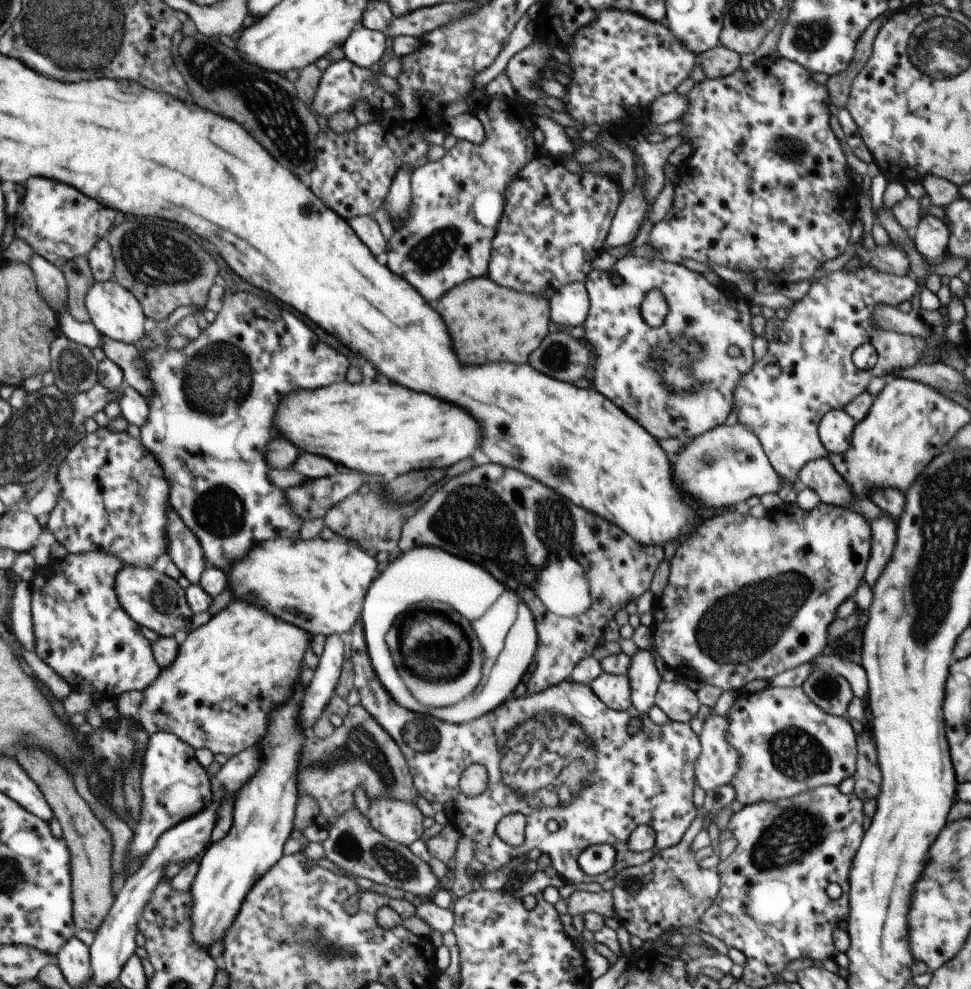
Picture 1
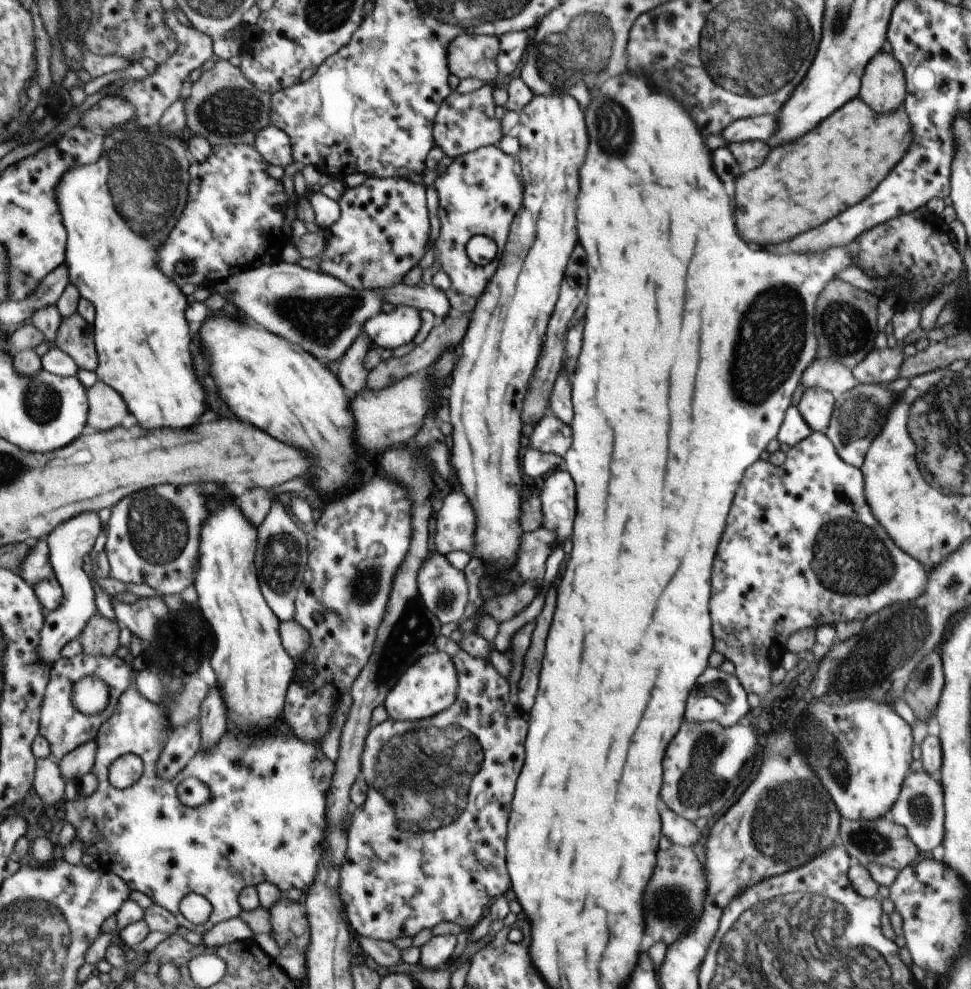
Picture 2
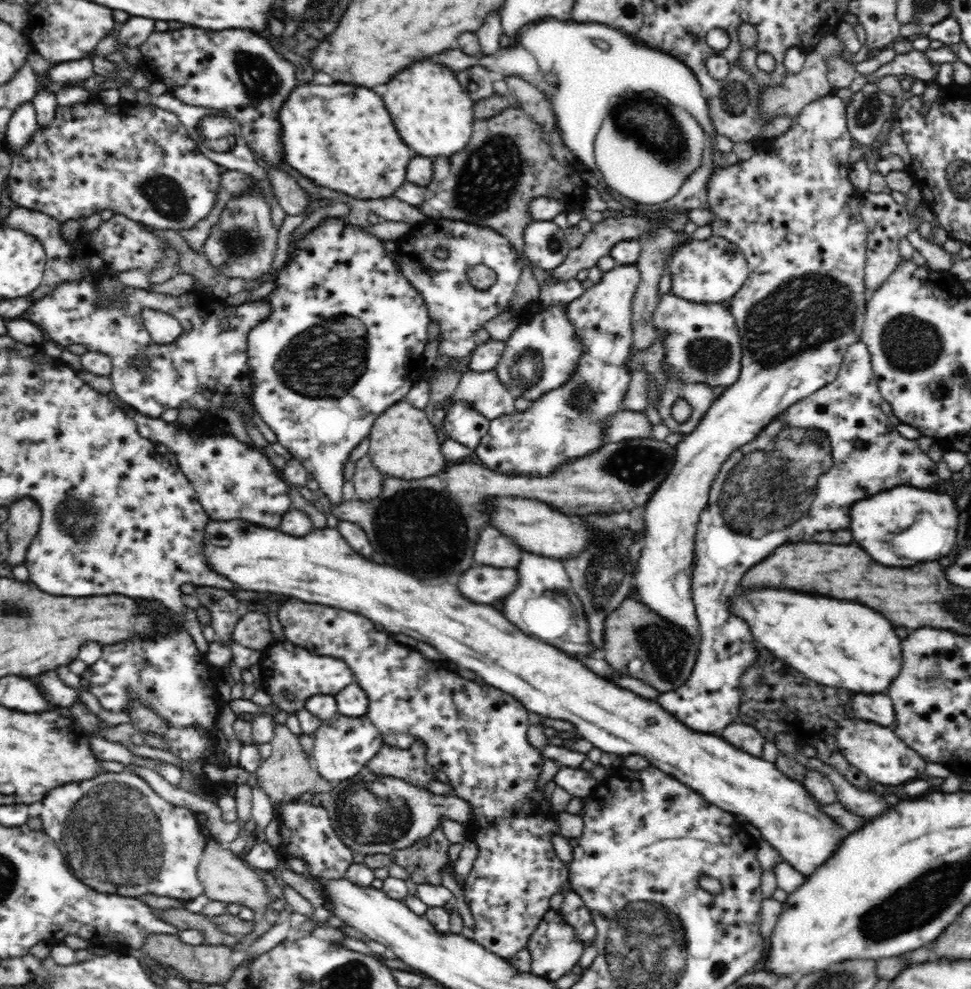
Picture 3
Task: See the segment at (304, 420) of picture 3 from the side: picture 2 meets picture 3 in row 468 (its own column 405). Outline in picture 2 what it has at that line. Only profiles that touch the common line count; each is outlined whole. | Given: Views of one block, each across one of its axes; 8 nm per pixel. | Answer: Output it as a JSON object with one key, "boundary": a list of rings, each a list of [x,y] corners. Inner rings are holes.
{"boundary":[[[400,305],[389,314],[380,312],[368,319],[363,330],[367,332],[371,342],[378,344],[380,348],[394,350],[398,346],[412,342],[420,326],[420,311]]]}

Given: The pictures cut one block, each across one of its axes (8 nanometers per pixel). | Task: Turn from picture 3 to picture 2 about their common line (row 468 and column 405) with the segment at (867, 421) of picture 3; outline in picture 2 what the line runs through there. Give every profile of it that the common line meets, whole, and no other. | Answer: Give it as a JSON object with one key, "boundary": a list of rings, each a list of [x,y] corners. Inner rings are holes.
{"boundary":[[[460,649],[451,659],[457,672],[457,693],[456,700],[447,709],[442,709],[430,718],[415,721],[395,721],[389,718],[370,729],[365,738],[361,754],[361,777],[366,784],[367,797],[364,804],[350,814],[345,860],[340,866],[339,874],[345,918],[358,936],[392,942],[404,936],[413,937],[424,928],[432,929],[440,922],[454,922],[467,931],[485,919],[491,904],[510,887],[511,880],[505,861],[505,840],[516,780],[524,764],[524,740],[528,732],[528,722],[522,718],[522,710],[518,705],[510,703],[510,680],[505,679],[491,665],[489,656],[486,659],[476,658]]]}

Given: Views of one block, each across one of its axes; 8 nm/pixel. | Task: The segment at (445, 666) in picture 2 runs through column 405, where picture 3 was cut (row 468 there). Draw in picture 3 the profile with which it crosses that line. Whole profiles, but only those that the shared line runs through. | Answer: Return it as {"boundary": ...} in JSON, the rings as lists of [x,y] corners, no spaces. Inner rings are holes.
{"boundary":[[[835,93],[820,97],[810,104],[807,104],[791,121],[789,129],[782,135],[773,139],[773,142],[768,144],[768,148],[759,148],[748,160],[738,161],[737,163],[726,168],[713,168],[713,173],[710,175],[707,184],[707,201],[708,208],[714,214],[714,220],[709,226],[712,228],[713,236],[720,236],[728,241],[736,244],[739,251],[743,253],[747,263],[749,264],[749,276],[746,283],[739,288],[739,291],[730,298],[731,313],[736,319],[738,334],[741,339],[741,348],[743,351],[741,358],[742,370],[738,380],[725,387],[724,392],[714,399],[708,412],[704,414],[702,420],[698,422],[698,426],[694,428],[690,434],[686,434],[678,444],[676,444],[676,453],[674,458],[674,466],[670,468],[670,473],[666,476],[666,480],[658,486],[654,494],[650,496],[650,500],[646,502],[645,520],[646,538],[644,538],[644,548],[642,548],[642,556],[638,558],[638,570],[634,574],[633,586],[636,586],[640,600],[646,603],[650,610],[660,615],[662,619],[682,627],[690,637],[699,636],[699,622],[695,613],[695,606],[692,600],[693,592],[690,586],[690,574],[692,565],[695,534],[699,523],[699,516],[708,504],[709,492],[716,475],[721,469],[722,463],[728,460],[728,457],[738,450],[743,444],[755,440],[756,436],[767,430],[768,426],[776,423],[776,418],[781,412],[784,412],[788,407],[796,404],[799,400],[805,399],[813,392],[820,390],[827,384],[830,384],[838,374],[840,363],[843,361],[843,356],[852,342],[861,340],[861,332],[865,321],[865,306],[869,295],[865,292],[864,285],[864,270],[868,253],[867,235],[868,228],[863,222],[860,215],[860,201],[862,200],[862,191],[859,191],[851,183],[849,172],[851,163],[849,152],[852,150],[852,137],[849,133],[846,121],[846,105]]]}

